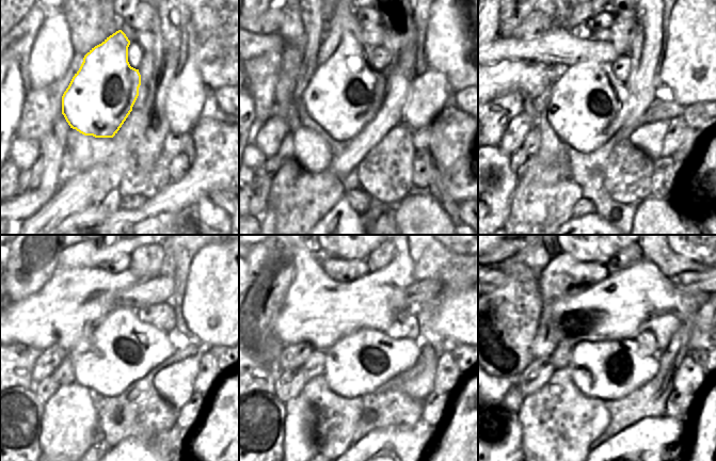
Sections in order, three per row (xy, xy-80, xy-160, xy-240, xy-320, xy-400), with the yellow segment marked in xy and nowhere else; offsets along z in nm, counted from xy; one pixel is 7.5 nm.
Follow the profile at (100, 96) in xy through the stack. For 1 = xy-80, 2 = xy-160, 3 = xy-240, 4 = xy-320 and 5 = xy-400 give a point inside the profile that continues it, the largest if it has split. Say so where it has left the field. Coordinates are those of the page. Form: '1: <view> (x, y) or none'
1: xy-80 (345, 92)
2: xy-160 (588, 105)
3: xy-240 (118, 350)
4: xy-320 (360, 363)
5: xy-400 (606, 369)

